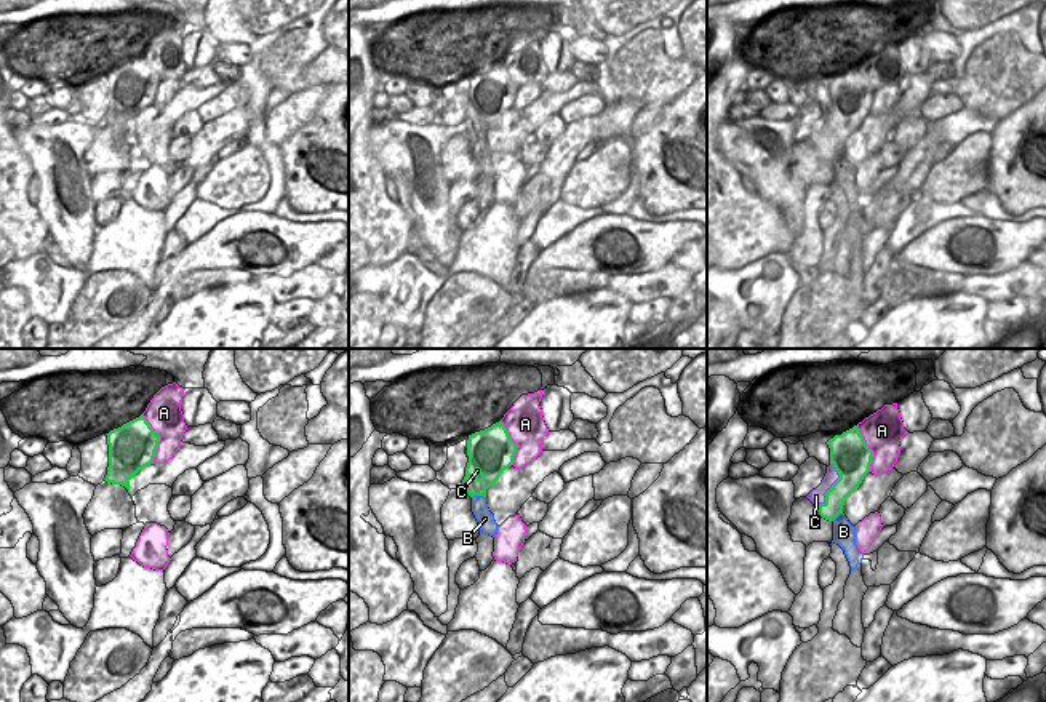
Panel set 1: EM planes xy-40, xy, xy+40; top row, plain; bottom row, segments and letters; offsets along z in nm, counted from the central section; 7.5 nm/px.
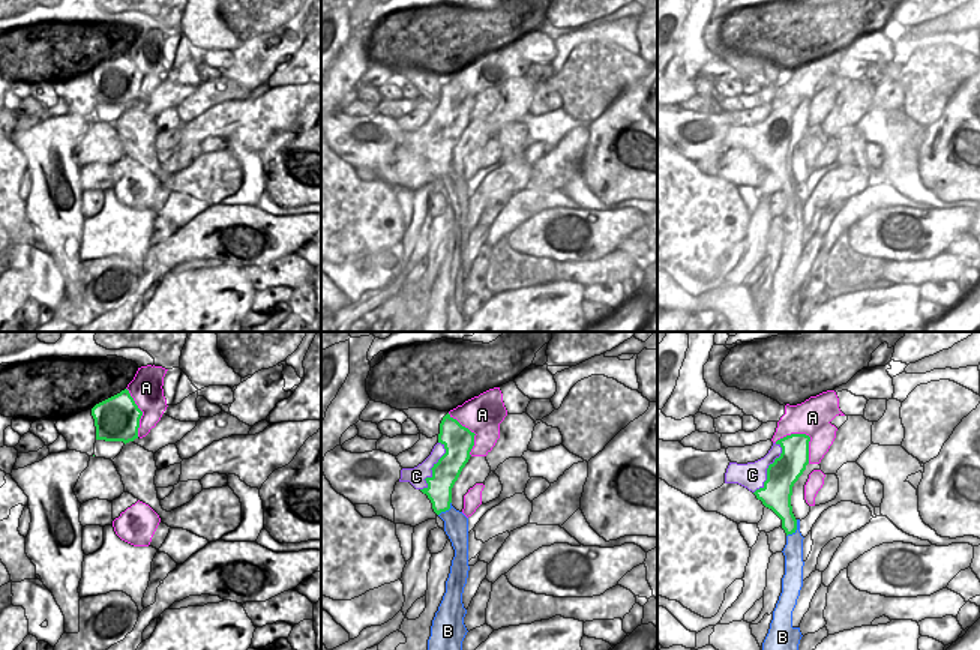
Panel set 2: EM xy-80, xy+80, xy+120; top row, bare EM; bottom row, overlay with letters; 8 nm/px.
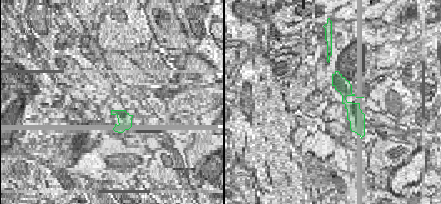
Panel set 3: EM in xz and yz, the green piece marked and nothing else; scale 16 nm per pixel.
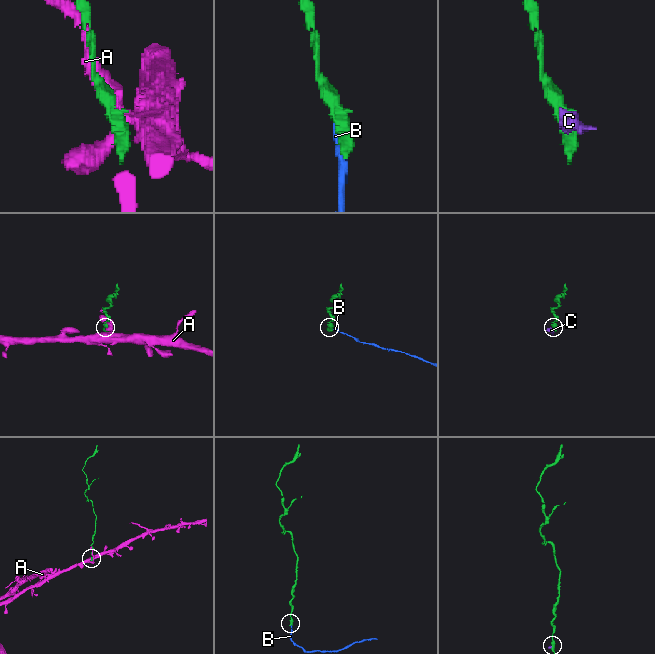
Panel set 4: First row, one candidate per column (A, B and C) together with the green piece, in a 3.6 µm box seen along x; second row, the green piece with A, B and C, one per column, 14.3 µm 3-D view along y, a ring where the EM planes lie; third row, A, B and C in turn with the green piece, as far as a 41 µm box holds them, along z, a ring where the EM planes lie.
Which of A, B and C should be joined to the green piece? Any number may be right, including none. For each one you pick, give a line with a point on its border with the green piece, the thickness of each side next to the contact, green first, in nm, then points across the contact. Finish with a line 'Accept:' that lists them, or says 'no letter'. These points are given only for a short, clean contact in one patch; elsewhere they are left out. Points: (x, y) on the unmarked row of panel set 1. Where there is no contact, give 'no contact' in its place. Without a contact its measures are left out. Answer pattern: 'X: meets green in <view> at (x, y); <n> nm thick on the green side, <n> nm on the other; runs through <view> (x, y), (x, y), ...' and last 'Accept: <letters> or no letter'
B: meets green in xy at (479, 136); 220 nm thick on the green side, 130 nm on the other
Accept: B

